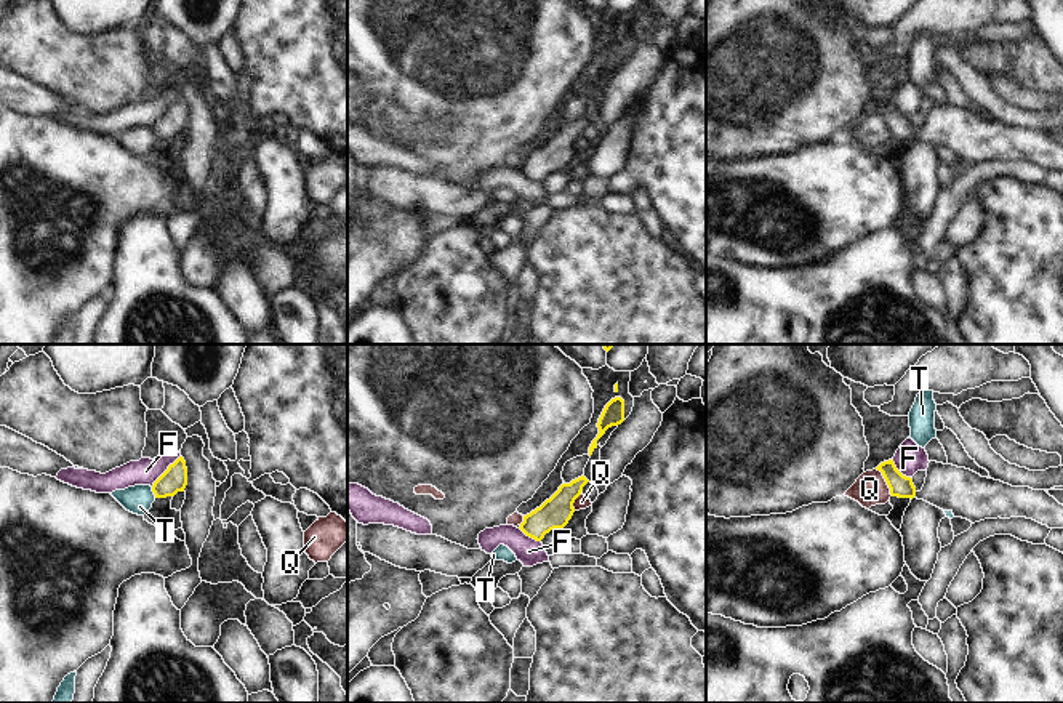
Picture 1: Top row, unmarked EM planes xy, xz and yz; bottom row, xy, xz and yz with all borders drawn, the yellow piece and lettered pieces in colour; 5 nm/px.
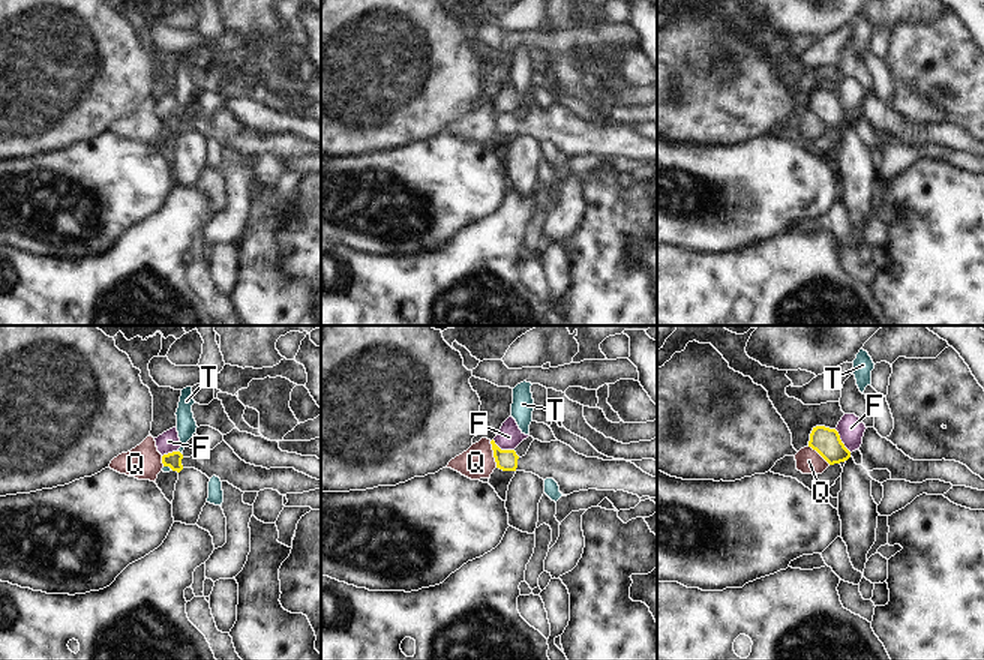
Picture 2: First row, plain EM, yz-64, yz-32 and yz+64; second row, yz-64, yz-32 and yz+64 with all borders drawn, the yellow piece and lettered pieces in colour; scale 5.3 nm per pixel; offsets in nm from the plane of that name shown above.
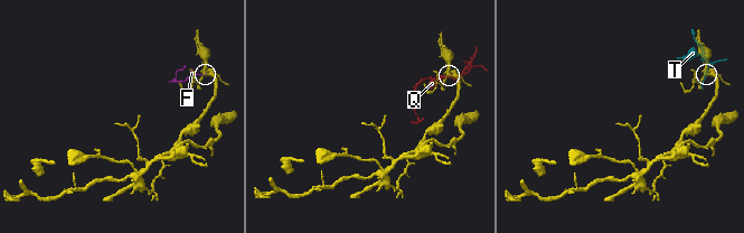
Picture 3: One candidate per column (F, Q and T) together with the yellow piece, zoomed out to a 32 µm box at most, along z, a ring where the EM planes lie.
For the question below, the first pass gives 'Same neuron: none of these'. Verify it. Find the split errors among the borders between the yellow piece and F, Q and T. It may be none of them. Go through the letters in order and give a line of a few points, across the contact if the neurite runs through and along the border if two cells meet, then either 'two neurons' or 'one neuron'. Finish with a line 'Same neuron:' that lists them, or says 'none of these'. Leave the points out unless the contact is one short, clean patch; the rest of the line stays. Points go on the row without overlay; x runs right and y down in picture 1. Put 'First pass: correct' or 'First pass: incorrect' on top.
First pass: correct
F: xy (180, 96), (151, 127) | two neurons
Q: yz (876, 109), (892, 136) | two neurons
T: two neurons
Same neuron: none of these

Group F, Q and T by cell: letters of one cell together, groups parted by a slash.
F / Q / T

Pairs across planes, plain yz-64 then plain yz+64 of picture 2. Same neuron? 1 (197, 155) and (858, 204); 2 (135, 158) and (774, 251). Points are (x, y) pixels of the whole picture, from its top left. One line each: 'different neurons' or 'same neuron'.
1: same neuron
2: different neurons

